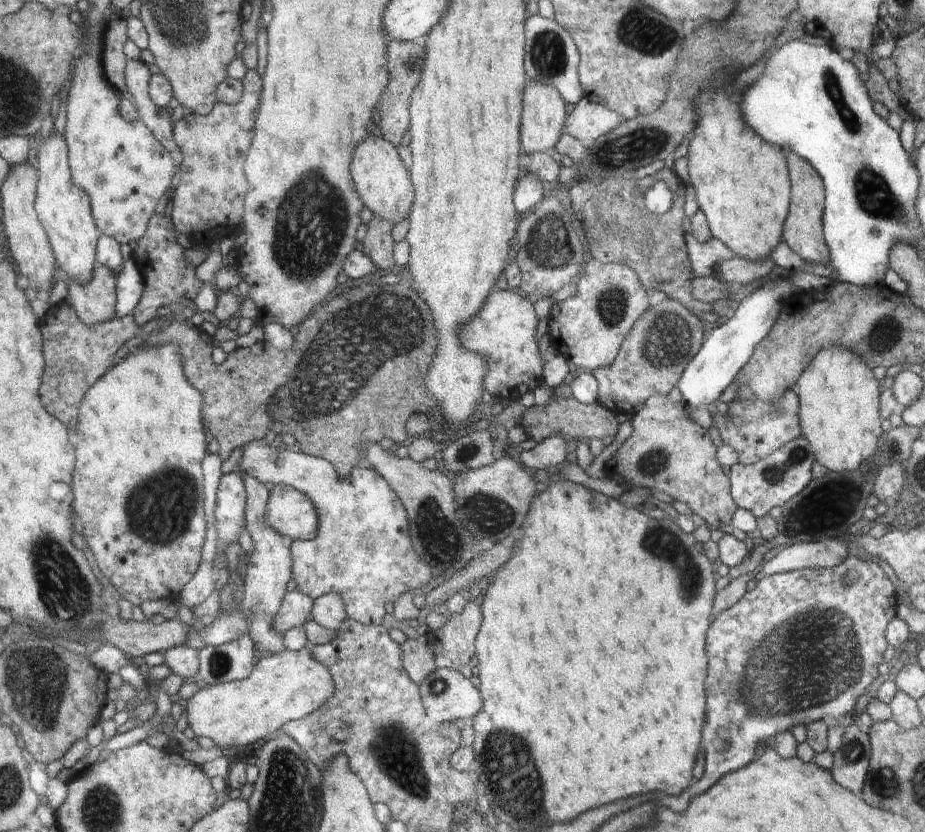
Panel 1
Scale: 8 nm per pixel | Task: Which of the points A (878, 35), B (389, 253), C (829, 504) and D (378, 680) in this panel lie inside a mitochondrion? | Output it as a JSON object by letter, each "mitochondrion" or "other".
{"A":"other","B":"other","C":"mitochondrion","D":"other"}

